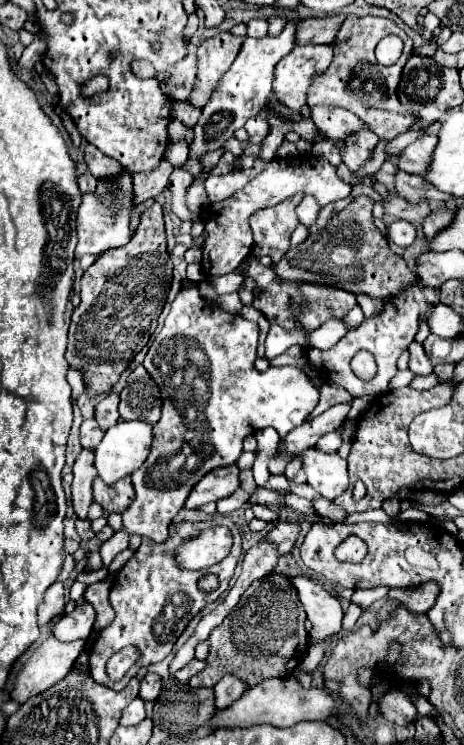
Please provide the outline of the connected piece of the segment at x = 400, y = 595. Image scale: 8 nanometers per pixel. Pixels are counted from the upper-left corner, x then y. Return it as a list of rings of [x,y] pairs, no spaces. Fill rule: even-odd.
[[[427,582],[416,587],[416,596],[412,590],[403,588],[390,589],[387,596],[389,599],[403,605],[407,610],[414,613],[426,613],[435,604],[440,587],[434,582]]]

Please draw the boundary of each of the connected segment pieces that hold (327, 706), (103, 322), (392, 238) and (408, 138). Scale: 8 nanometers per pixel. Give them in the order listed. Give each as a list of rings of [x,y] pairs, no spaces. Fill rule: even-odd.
[[[292,676],[288,678],[268,678],[258,686],[246,690],[236,702],[228,708],[214,712],[214,716],[206,722],[208,728],[250,728],[258,724],[272,724],[278,728],[288,728],[302,720],[324,720],[332,714],[332,698],[318,688],[302,688]]]
[[[154,202],[150,208],[146,208],[140,214],[140,226],[132,236],[132,240],[120,248],[114,248],[112,252],[104,252],[102,256],[98,256],[98,260],[82,276],[82,302],[72,312],[66,360],[70,368],[82,372],[88,398],[110,392],[120,380],[120,374],[134,360],[134,356],[148,344],[150,334],[156,330],[156,320],[166,302],[170,280],[172,280],[172,262],[170,254],[166,252],[162,206]]]
[[[396,220],[390,226],[386,226],[384,238],[388,242],[394,242],[396,246],[410,246],[414,242],[414,238],[416,238],[416,230],[414,230],[414,226],[410,222]]]
[[[427,129],[410,130],[410,132],[404,132],[404,134],[400,134],[400,136],[392,138],[392,140],[388,140],[388,144],[386,144],[386,148],[384,148],[384,152],[386,152],[386,160],[392,158],[392,156],[396,156],[396,154],[400,154],[412,140],[416,140],[416,138],[420,138],[422,134],[426,133]]]

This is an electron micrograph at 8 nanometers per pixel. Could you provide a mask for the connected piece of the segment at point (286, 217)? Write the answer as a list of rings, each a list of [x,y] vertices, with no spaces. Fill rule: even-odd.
[[[296,194],[276,206],[256,210],[250,218],[254,232],[254,256],[270,256],[278,262],[290,248],[290,234],[298,226],[296,206],[304,196]]]

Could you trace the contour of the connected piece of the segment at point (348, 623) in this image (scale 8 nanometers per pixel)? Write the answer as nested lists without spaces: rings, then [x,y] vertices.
[[[356,604],[348,606],[348,610],[344,614],[344,630],[354,630],[356,628],[356,620],[358,620],[360,612],[362,612],[362,608],[356,606]]]

